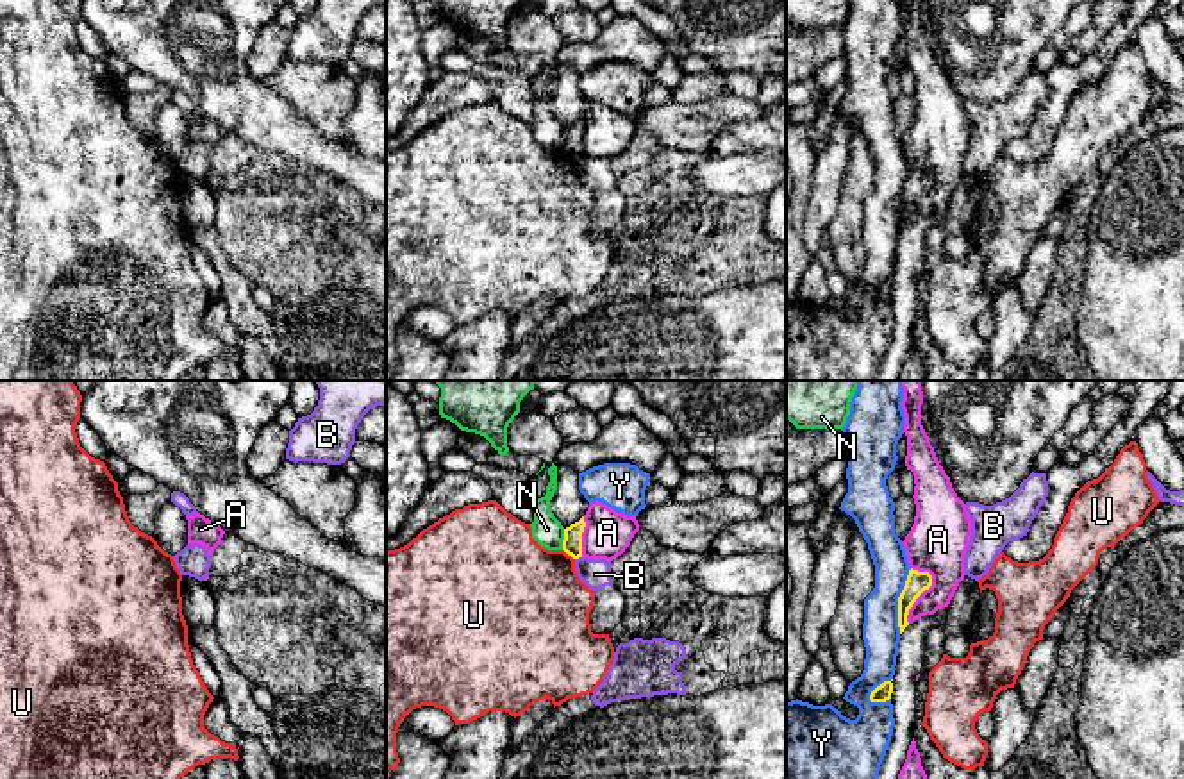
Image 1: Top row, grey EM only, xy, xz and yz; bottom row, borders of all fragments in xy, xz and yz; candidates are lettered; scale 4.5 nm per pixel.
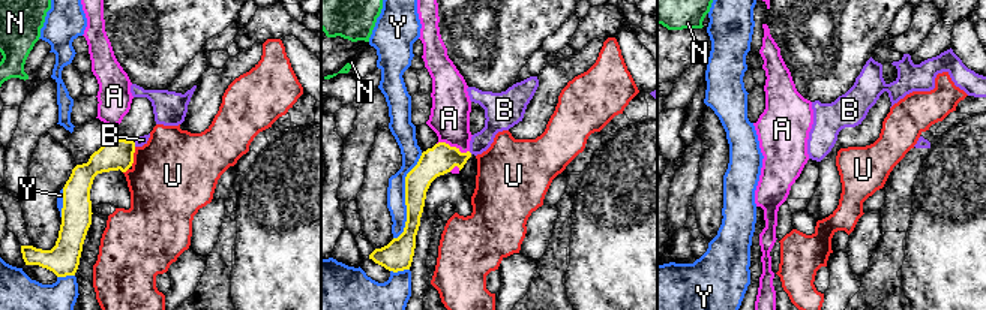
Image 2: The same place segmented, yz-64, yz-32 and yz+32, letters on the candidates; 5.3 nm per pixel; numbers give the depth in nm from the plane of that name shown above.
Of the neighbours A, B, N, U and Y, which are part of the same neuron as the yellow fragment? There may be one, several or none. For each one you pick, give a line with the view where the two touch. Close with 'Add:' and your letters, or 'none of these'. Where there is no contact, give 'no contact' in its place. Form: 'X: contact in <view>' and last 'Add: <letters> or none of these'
Add: none of these

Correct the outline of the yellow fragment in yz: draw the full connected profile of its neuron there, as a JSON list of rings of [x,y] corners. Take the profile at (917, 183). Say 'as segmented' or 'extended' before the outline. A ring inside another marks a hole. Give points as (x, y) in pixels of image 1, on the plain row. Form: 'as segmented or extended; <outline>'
as segmented; [[[909,170],[905,186],[898,197],[898,227],[900,234],[909,225],[907,214],[916,198],[932,186],[932,175],[929,172]]]

